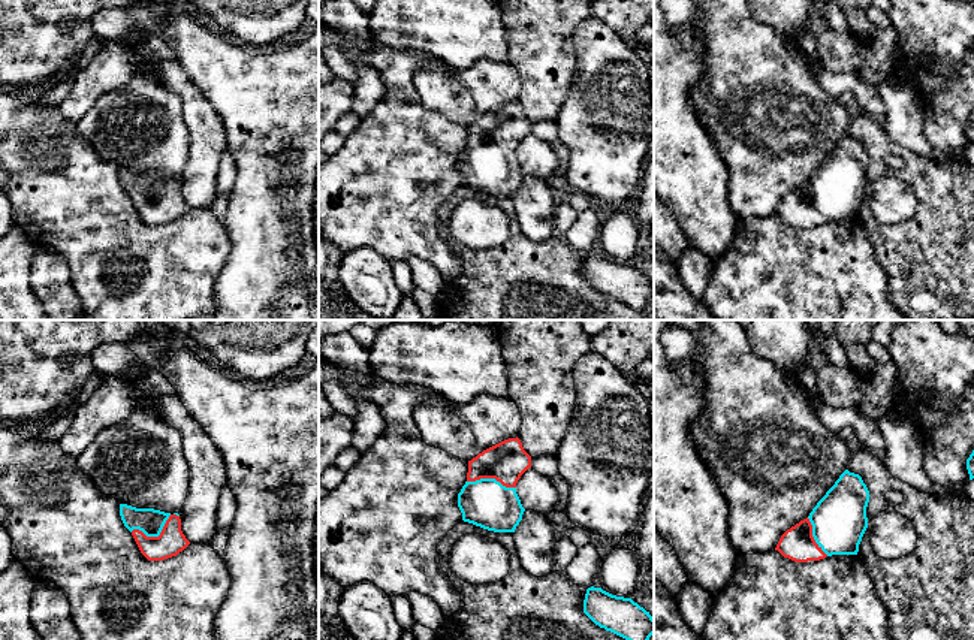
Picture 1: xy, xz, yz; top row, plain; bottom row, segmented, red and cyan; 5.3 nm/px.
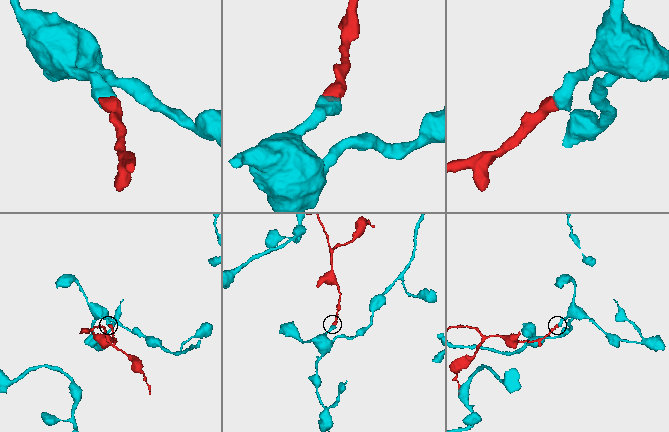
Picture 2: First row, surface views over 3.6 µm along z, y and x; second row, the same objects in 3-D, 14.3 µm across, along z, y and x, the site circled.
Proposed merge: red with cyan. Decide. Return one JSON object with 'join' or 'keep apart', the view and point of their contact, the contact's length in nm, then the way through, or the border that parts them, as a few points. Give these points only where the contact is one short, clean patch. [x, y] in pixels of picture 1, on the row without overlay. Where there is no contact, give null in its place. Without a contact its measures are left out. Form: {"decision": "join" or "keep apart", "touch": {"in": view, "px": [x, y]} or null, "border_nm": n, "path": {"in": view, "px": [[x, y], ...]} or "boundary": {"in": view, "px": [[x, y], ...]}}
{"decision": "join", "touch": {"in": "xy", "px": [154, 202]}, "border_nm": 240, "path": {"in": "xy", "px": [[171, 207], [154, 202], [148, 186]]}}

